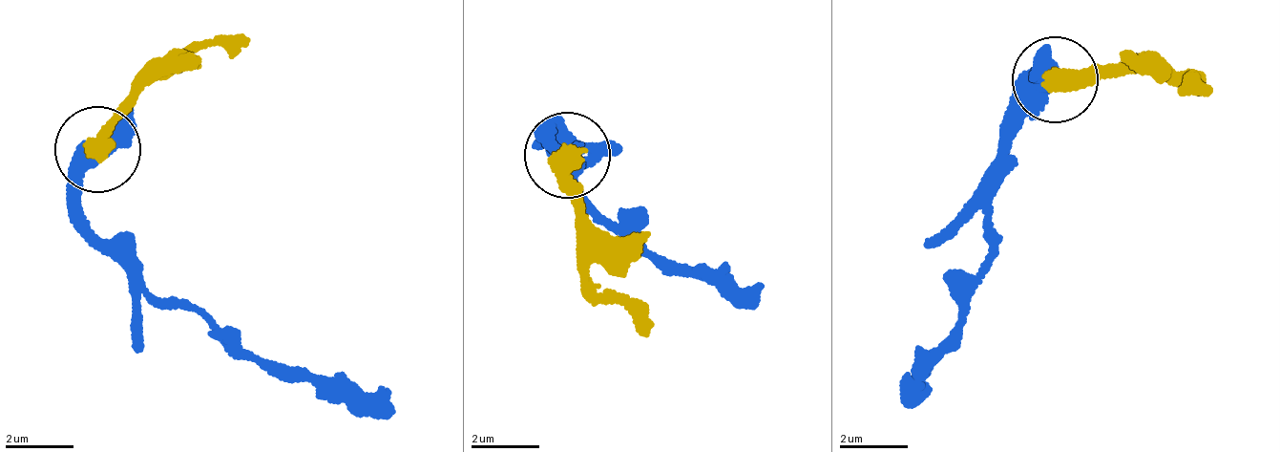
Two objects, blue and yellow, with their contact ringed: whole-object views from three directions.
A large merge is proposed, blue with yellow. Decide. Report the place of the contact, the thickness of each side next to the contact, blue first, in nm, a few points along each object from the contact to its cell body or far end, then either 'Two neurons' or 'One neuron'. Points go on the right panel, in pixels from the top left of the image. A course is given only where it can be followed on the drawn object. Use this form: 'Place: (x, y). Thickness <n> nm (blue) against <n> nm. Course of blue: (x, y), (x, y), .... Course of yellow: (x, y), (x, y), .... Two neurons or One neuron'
Place: (1055, 79). Thickness 380 nm (blue) against 550 nm. Course of blue: (1054, 80), (1012, 122), (984, 200), (996, 237), (967, 306), (912, 365), (907, 408). Course of yellow: (1054, 80), (1187, 81), (1206, 97). One neuron

